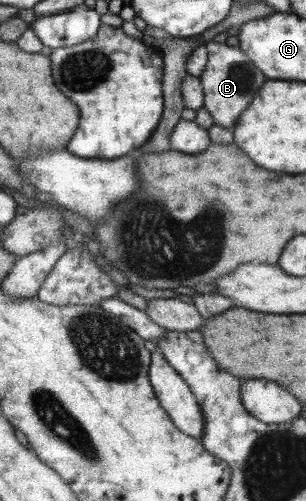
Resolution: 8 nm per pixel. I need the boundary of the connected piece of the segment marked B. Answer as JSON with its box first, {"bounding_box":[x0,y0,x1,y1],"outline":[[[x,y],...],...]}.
{"bounding_box":[202,43,268,129],"outline":[[[224,43],[206,44],[208,49],[208,59],[202,75],[203,91],[206,93],[203,107],[214,118],[216,125],[221,125],[227,129],[232,129],[240,117],[240,113],[250,105],[252,97],[260,91],[268,79],[260,68],[252,63],[251,57],[242,53],[242,49],[237,46],[228,47]]]}

